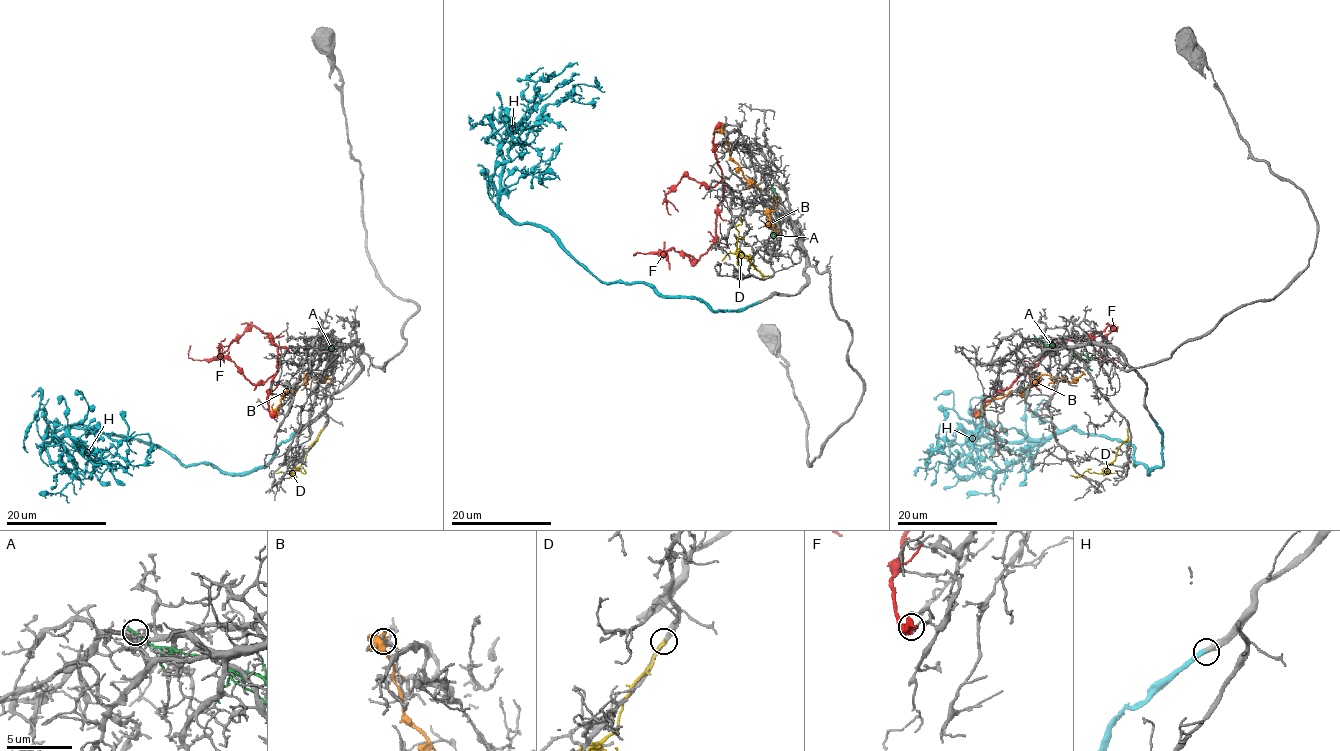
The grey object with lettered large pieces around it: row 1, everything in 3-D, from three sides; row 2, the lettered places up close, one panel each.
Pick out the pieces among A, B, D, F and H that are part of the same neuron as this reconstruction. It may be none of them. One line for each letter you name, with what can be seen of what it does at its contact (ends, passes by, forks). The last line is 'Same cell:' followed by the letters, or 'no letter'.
H: It ends there
Same cell: H

